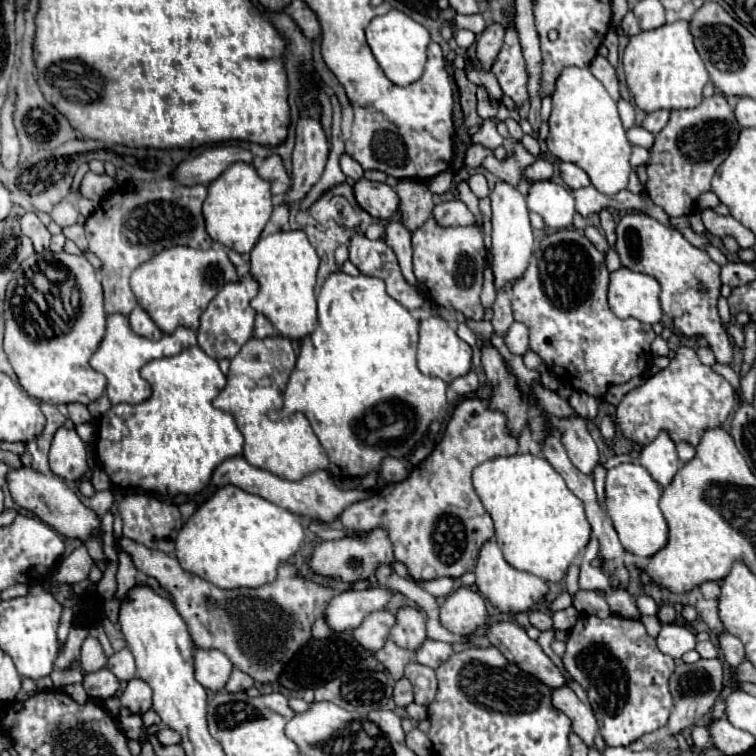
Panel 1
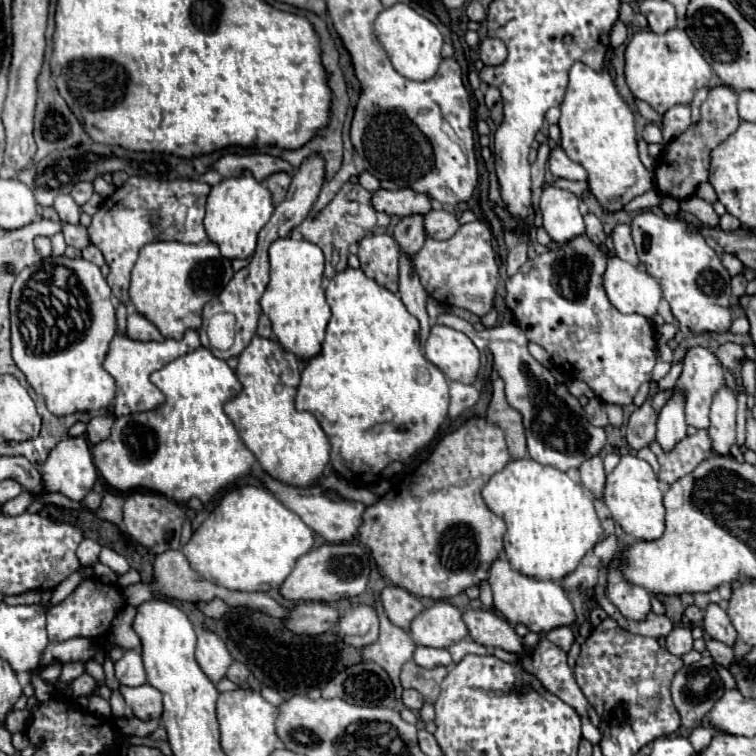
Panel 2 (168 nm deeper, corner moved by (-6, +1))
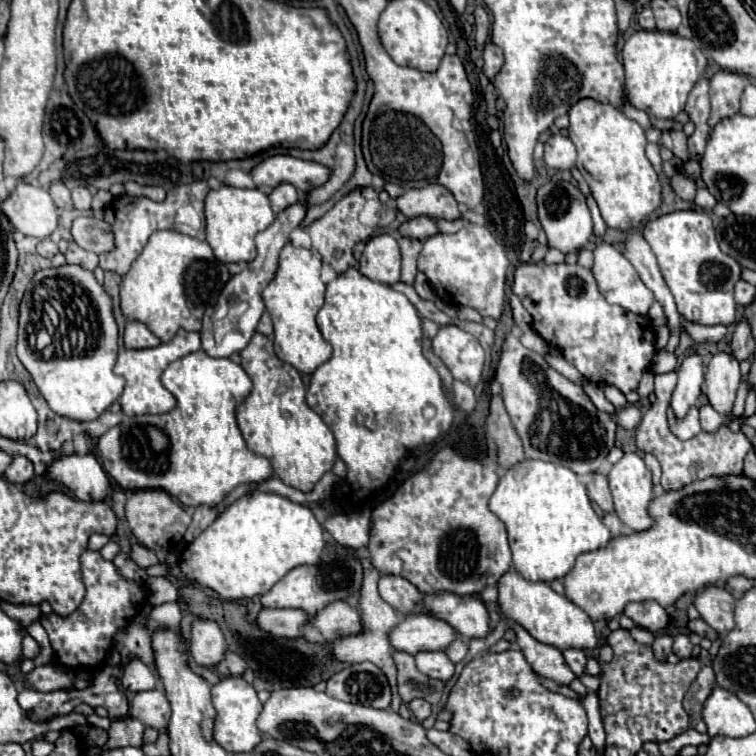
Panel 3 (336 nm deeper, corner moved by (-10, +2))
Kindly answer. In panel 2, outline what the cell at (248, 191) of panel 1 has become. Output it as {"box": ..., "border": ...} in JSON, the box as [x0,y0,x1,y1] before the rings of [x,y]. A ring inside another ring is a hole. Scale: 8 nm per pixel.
{"box":[205,171,273,259],"border":[[[243,171],[241,177],[223,179],[215,185],[207,197],[207,215],[205,231],[207,237],[219,245],[221,255],[227,259],[249,259],[255,253],[257,235],[273,215],[273,201],[269,189],[255,181],[249,171]]]}

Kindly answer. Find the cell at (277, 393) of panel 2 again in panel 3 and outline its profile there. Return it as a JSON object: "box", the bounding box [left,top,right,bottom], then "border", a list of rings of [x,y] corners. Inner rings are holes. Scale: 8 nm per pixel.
{"box":[237,332,335,492],"border":[[[255,332],[251,342],[241,352],[243,370],[253,380],[249,398],[237,408],[237,424],[251,452],[271,462],[273,472],[285,484],[311,492],[313,486],[335,464],[335,438],[323,418],[305,402],[305,384],[301,374],[273,352],[273,342]]]}

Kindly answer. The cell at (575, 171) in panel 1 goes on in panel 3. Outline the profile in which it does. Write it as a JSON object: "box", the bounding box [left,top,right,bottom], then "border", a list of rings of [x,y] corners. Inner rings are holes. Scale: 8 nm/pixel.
{"box":[545,134,575,170],"border":[[[551,134],[545,142],[545,164],[555,170],[571,170],[575,166],[575,146],[563,134]]]}

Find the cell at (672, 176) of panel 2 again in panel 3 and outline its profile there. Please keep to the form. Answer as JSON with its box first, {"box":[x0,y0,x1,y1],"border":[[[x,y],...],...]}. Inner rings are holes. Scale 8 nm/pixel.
{"box":[709,70,747,126],"border":[[[727,70],[715,72],[715,76],[711,78],[711,86],[709,86],[711,126],[739,112],[739,98],[743,94],[745,84],[747,84],[747,78],[743,74],[727,72]]]}

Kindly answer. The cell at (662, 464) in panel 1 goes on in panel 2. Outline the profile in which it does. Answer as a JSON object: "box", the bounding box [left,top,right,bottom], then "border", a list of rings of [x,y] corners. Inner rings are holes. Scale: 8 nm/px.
{"box":[657,393,687,453],"border":[[[675,393],[667,405],[661,409],[657,419],[657,443],[665,453],[669,453],[681,439],[685,439],[687,425],[683,415],[683,397]]]}

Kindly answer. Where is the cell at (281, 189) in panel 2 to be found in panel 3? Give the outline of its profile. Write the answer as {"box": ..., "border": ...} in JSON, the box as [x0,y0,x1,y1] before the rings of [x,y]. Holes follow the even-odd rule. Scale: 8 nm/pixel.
{"box":[269,184,297,214],"border":[[[279,184],[277,188],[273,188],[273,192],[269,194],[269,202],[275,214],[283,212],[287,206],[297,202],[297,190],[291,184]]]}

